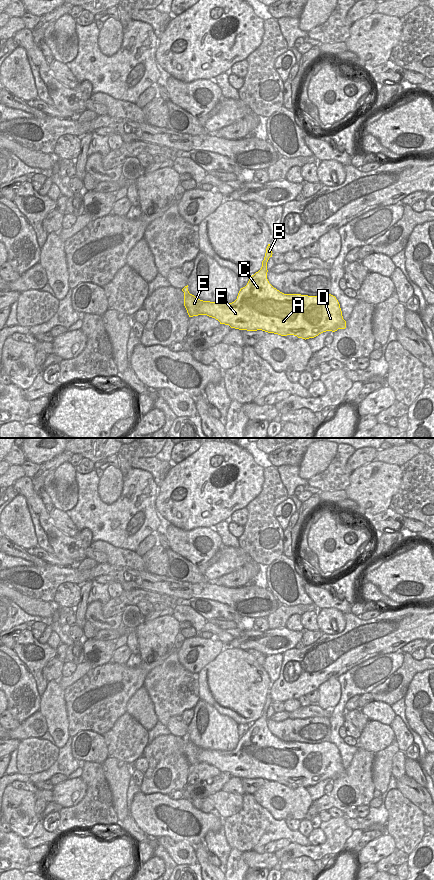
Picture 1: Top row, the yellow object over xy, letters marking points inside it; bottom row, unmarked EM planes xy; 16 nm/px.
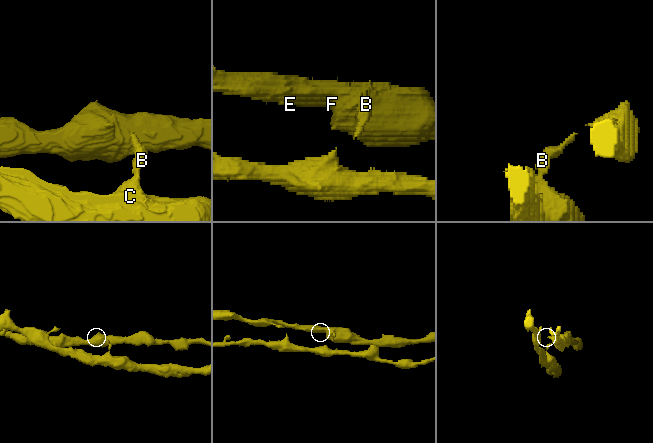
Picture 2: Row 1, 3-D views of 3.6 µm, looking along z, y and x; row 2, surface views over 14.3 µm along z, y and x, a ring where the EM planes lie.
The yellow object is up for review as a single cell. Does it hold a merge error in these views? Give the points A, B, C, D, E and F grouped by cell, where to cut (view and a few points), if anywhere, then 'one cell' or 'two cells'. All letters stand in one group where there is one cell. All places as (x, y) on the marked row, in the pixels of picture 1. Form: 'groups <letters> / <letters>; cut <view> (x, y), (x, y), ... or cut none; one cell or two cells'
groups A B C D E F; cut none; one cell

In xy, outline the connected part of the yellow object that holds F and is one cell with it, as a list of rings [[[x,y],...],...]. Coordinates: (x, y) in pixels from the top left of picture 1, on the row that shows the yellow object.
[[[268,244],[261,269],[250,277],[247,285],[240,289],[237,299],[232,303],[200,300],[189,293],[188,285],[185,286],[182,291],[184,306],[189,317],[207,315],[231,328],[247,331],[262,330],[281,336],[294,335],[305,340],[326,331],[335,332],[338,329],[345,329],[346,321],[343,319],[340,304],[335,296],[328,293],[319,296],[284,294],[269,283],[267,262],[272,254],[271,246]]]

